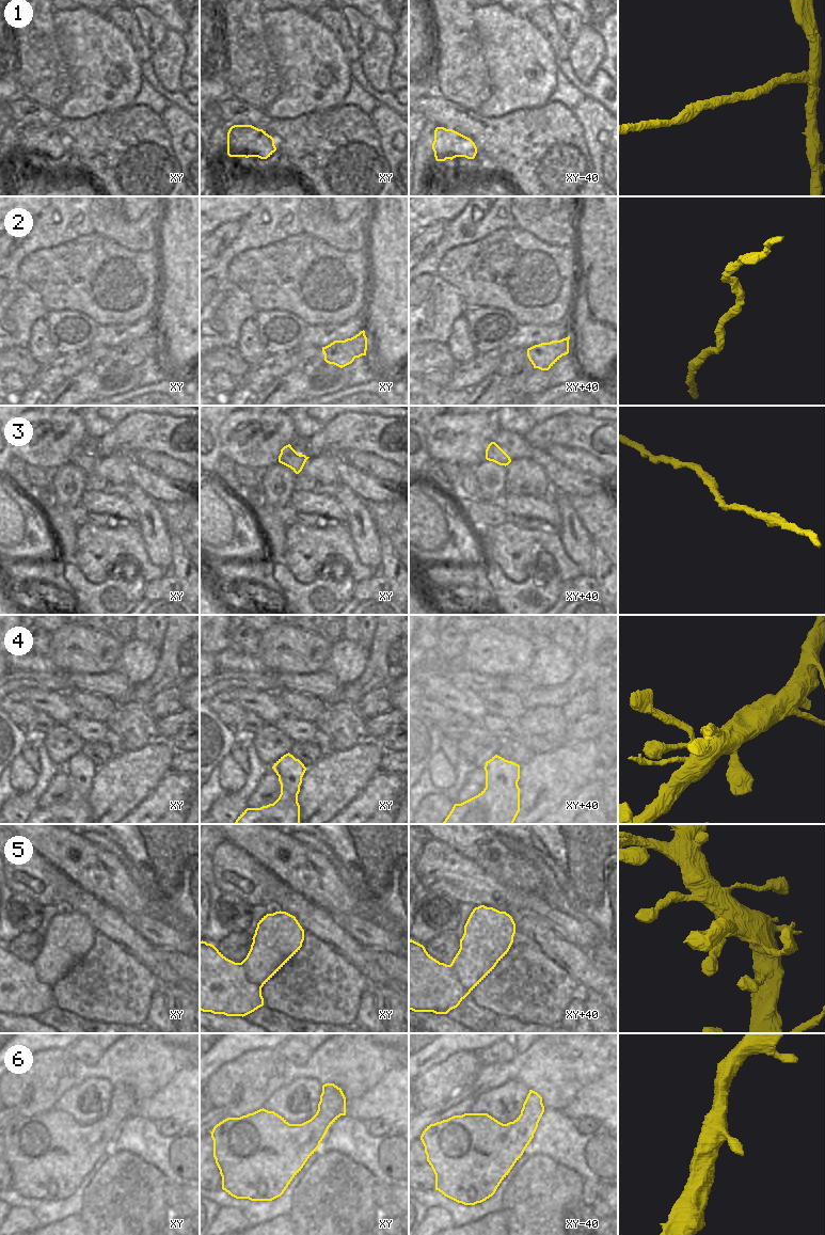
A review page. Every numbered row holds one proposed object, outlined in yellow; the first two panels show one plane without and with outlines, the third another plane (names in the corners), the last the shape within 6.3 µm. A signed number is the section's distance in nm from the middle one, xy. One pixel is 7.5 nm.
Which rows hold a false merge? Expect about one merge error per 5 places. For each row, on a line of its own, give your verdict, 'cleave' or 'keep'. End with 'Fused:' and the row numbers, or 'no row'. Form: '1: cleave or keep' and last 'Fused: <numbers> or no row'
1: keep
2: keep
3: keep
4: cleave
5: keep
6: keep
Fused: 4

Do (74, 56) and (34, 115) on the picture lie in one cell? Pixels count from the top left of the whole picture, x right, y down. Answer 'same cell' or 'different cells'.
different cells

